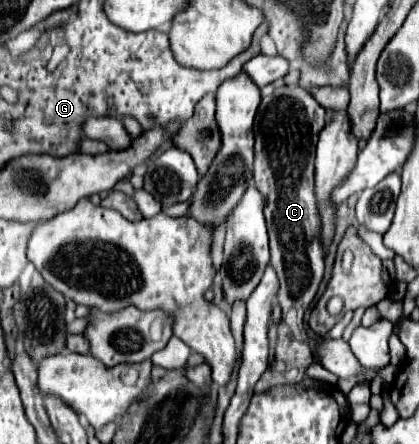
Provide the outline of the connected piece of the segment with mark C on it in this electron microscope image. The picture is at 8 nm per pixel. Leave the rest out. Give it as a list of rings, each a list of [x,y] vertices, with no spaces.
[[[279,86],[273,90],[271,96],[265,96],[257,110],[257,124],[255,124],[255,162],[253,162],[253,178],[257,190],[265,196],[265,220],[269,228],[271,240],[271,266],[279,278],[277,302],[283,310],[281,322],[277,326],[275,346],[269,356],[269,368],[259,378],[255,392],[263,392],[265,388],[277,384],[295,384],[301,382],[309,364],[313,364],[313,352],[307,342],[305,330],[305,312],[309,310],[319,284],[323,280],[323,248],[319,242],[319,216],[315,206],[315,192],[313,192],[313,176],[315,176],[315,142],[319,130],[325,126],[325,108],[311,96],[309,90],[301,86]]]

